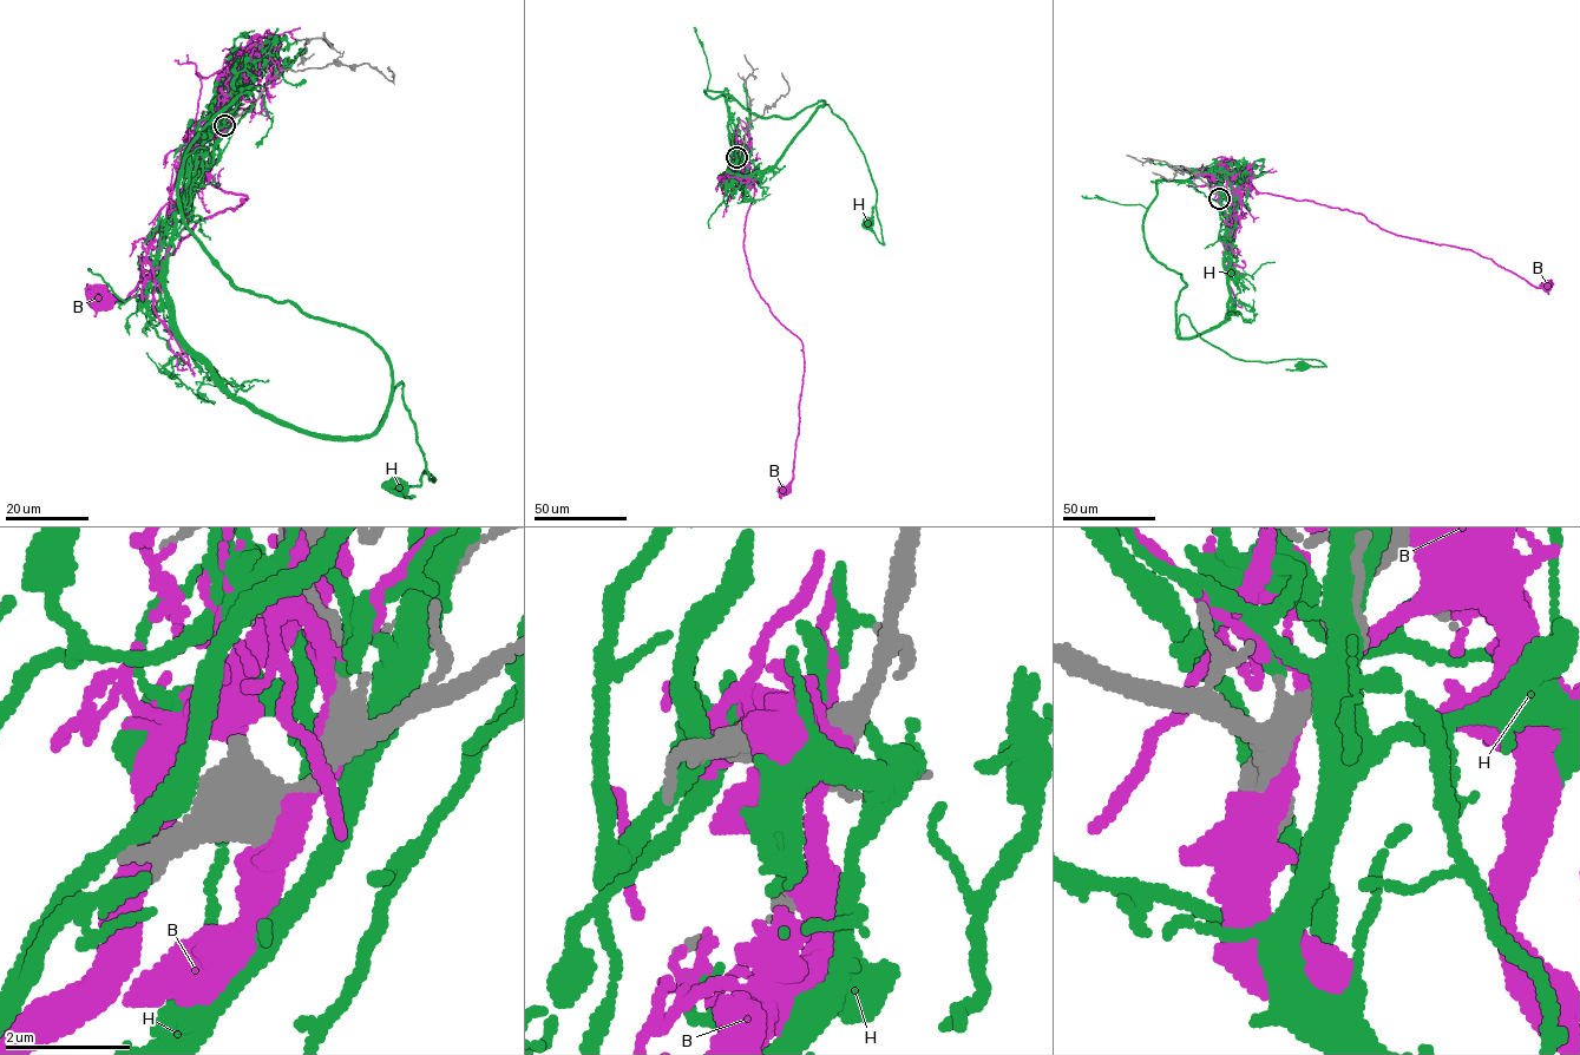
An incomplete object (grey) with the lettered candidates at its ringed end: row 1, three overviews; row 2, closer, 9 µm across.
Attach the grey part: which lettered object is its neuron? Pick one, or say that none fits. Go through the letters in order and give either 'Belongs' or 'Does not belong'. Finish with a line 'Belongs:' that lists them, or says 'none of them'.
B: Does not belong
H: Does not belong
Belongs: none of them

